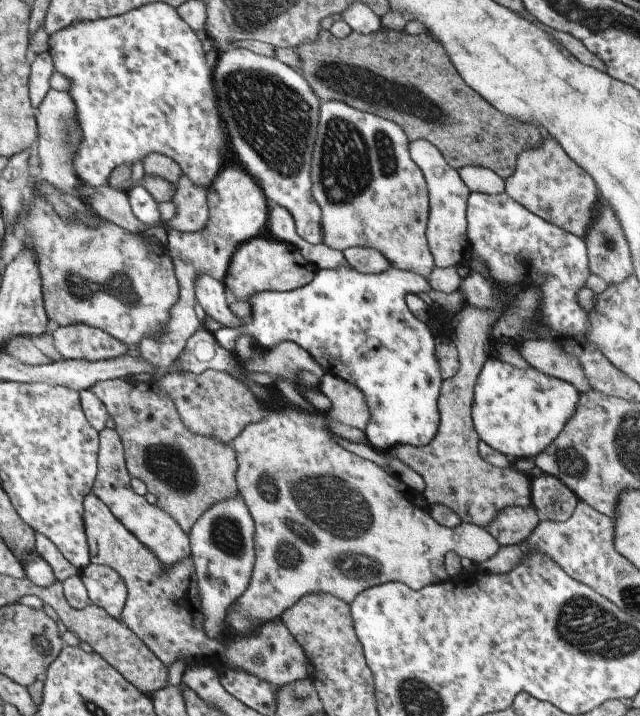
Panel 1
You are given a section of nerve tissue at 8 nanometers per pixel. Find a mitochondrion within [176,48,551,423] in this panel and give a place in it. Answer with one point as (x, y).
(273, 119)

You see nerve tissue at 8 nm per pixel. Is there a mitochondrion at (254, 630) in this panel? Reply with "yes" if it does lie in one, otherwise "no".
no

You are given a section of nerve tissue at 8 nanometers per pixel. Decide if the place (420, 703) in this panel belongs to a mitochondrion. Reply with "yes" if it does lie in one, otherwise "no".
yes

